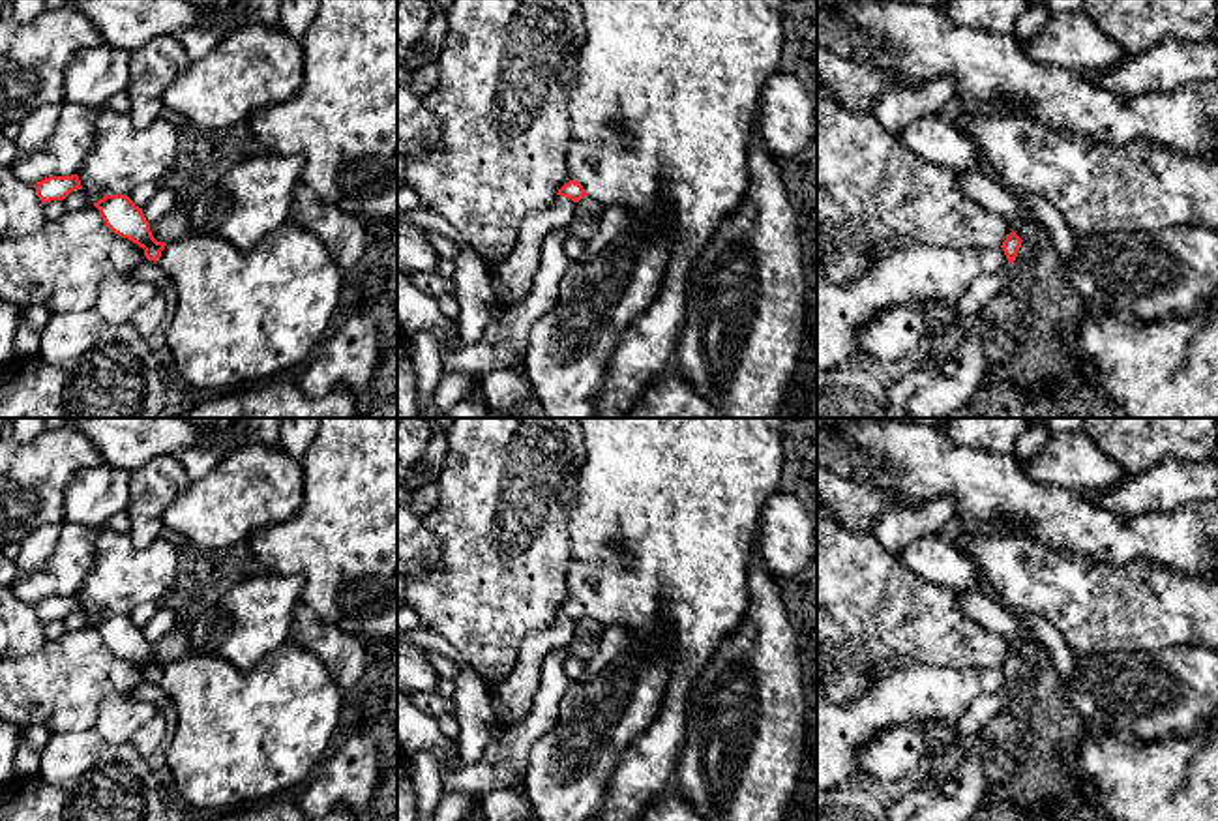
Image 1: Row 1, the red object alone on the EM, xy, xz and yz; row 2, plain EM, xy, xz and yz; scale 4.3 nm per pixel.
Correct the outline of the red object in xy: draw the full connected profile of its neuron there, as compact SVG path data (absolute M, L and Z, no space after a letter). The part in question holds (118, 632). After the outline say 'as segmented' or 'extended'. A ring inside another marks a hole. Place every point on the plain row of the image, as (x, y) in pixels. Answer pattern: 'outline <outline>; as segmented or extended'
outline M105 615L94 626L114 654L142 667L146 679L157 682L174 705L178 714L176 735L161 761L171 769L172 787L187 810L225 812L283 797L305 784L324 761L328 742L341 724L345 692L334 682L320 660L300 645L285 641L251 671L242 671L219 656L157 662L142 628L127 615Z; extended

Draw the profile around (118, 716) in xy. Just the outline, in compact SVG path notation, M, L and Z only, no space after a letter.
M111 694L103 697L97 712L96 731L107 744L129 742L133 733L150 722L159 709L152 701L131 695Z

